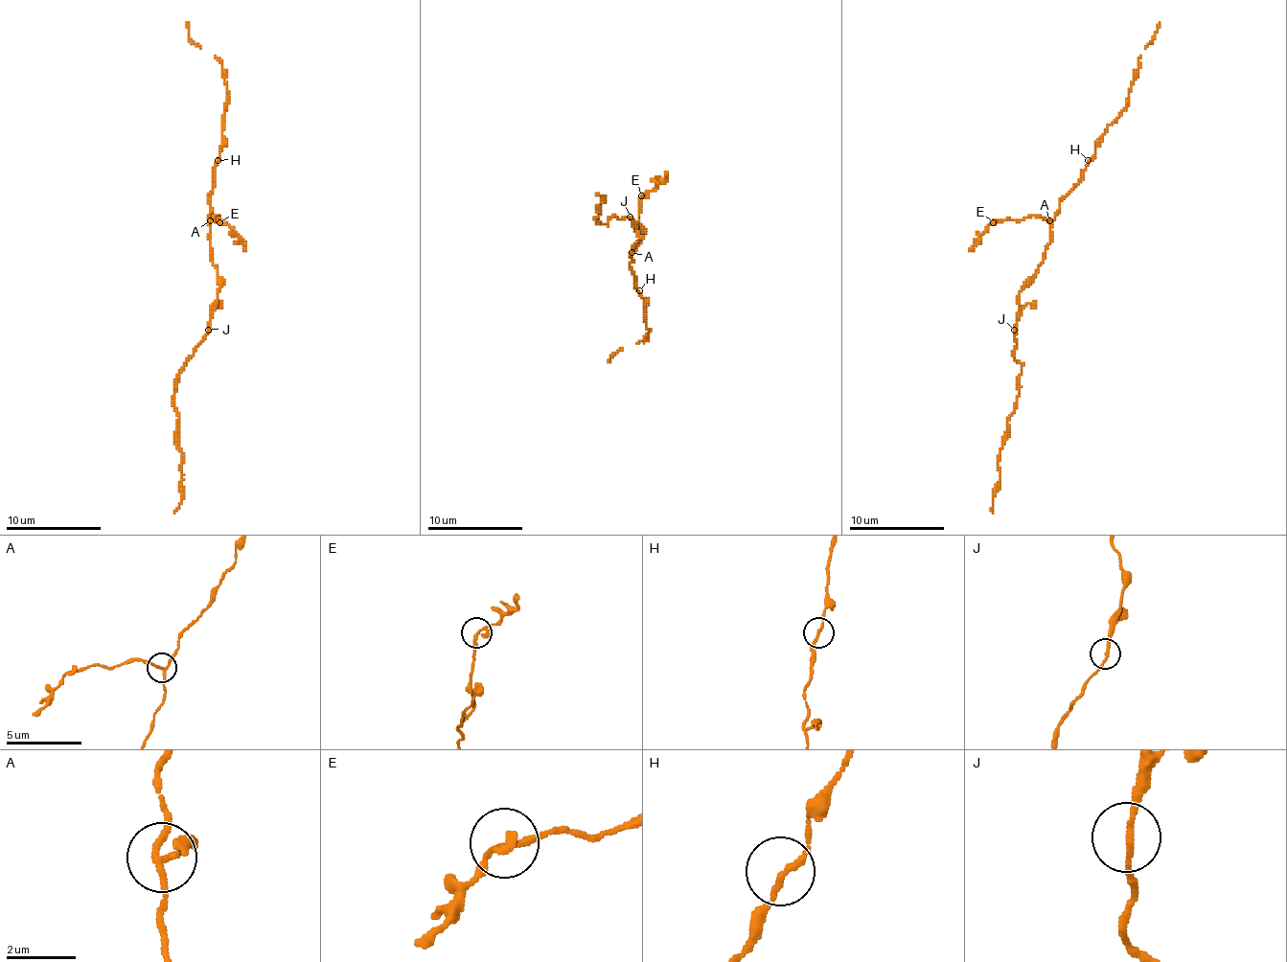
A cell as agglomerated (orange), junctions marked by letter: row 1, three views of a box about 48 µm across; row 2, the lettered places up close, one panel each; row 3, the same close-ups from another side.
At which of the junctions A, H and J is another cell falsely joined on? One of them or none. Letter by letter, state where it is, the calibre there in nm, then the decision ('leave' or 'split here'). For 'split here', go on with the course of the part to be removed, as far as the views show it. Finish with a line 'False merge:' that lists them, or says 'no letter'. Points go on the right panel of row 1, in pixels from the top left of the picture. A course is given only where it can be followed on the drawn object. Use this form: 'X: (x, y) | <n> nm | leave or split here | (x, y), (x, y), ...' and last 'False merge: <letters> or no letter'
A: (1049, 220) | 160 nm | split here | (1050, 219), (1041, 215), (995, 219), (969, 251)
H: (1088, 160) | 160 nm | leave
J: (1014, 330) | 160 nm | leave
False merge: A

